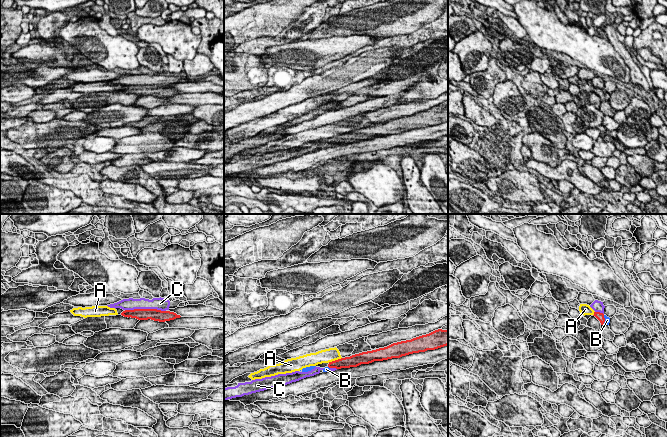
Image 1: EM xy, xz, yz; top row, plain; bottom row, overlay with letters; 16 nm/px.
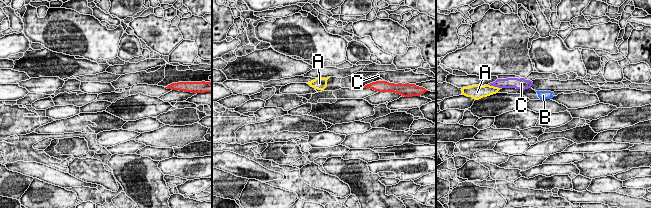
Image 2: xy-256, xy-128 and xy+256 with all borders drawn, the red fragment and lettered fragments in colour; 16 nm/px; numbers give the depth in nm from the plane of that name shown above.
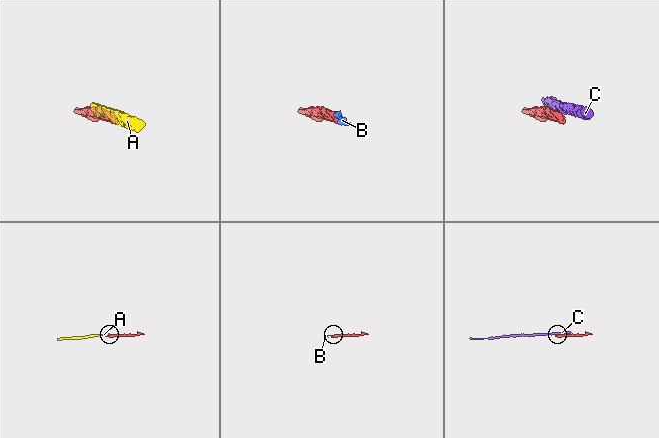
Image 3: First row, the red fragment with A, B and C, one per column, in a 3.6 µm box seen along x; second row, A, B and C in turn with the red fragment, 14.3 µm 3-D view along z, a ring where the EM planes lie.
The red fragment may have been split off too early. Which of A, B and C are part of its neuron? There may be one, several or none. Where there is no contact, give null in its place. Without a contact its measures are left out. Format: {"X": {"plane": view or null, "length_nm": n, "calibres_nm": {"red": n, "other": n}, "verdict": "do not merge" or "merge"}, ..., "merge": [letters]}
{"A": {"plane": "xz", "length_nm": 240, "calibres_nm": {"red": 190, "other": 220}, "verdict": "do not merge"}, "B": {"plane": "yz", "length_nm": 160, "calibres_nm": {"red": 130, "other": 100}, "verdict": "merge"}, "C": {"plane": "xy", "length_nm": 650, "calibres_nm": {"red": 190, "other": 190}, "verdict": "do not merge"}, "merge": ["B"]}

